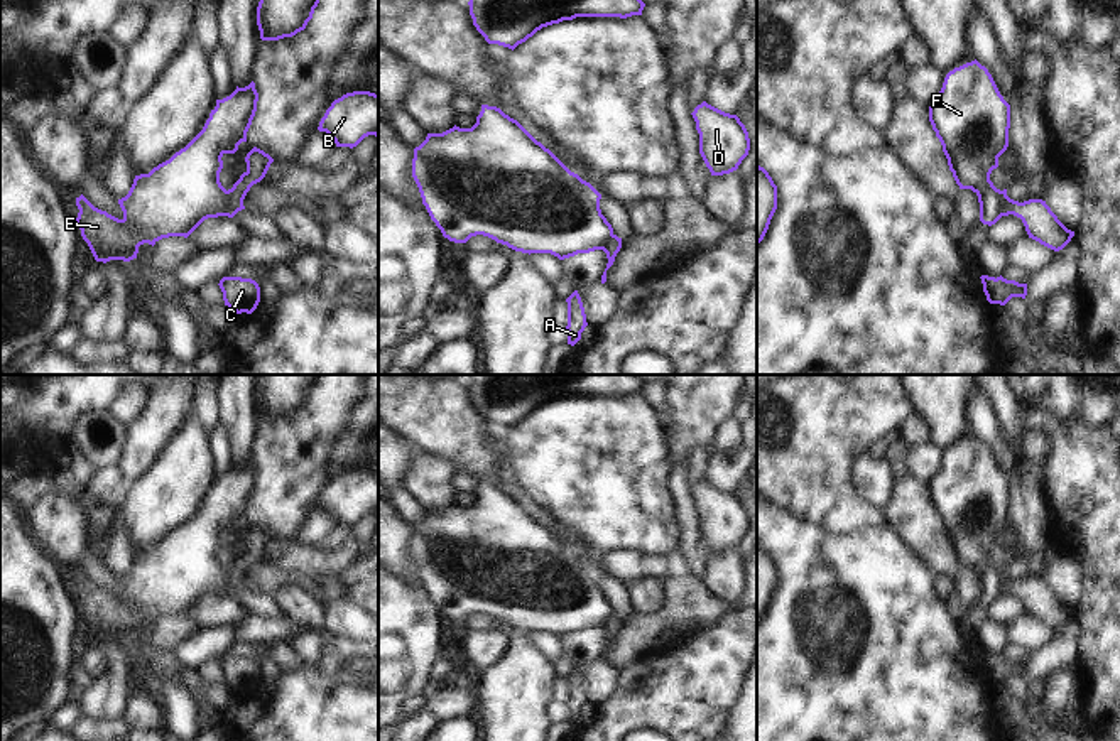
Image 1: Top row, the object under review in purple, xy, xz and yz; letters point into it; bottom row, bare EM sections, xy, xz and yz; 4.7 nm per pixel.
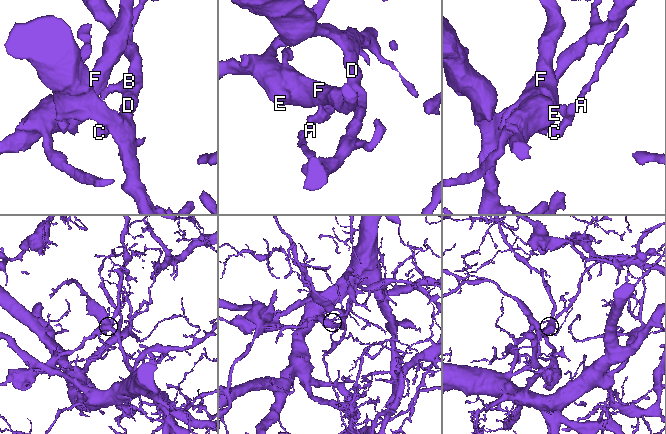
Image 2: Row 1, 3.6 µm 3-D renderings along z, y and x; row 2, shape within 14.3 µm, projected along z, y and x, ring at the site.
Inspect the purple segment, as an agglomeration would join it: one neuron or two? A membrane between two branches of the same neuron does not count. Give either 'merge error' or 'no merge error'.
merge error

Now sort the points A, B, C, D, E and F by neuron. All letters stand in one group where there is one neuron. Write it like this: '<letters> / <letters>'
A B C D / E F

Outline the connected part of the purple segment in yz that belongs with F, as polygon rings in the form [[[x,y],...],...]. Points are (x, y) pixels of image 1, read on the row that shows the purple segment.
[[[976,59],[949,71],[936,101],[929,106],[929,122],[943,145],[949,170],[960,189],[978,196],[980,221],[995,224],[1002,218],[1002,192],[990,181],[998,157],[1009,147],[1010,105],[1000,95],[992,74]]]

